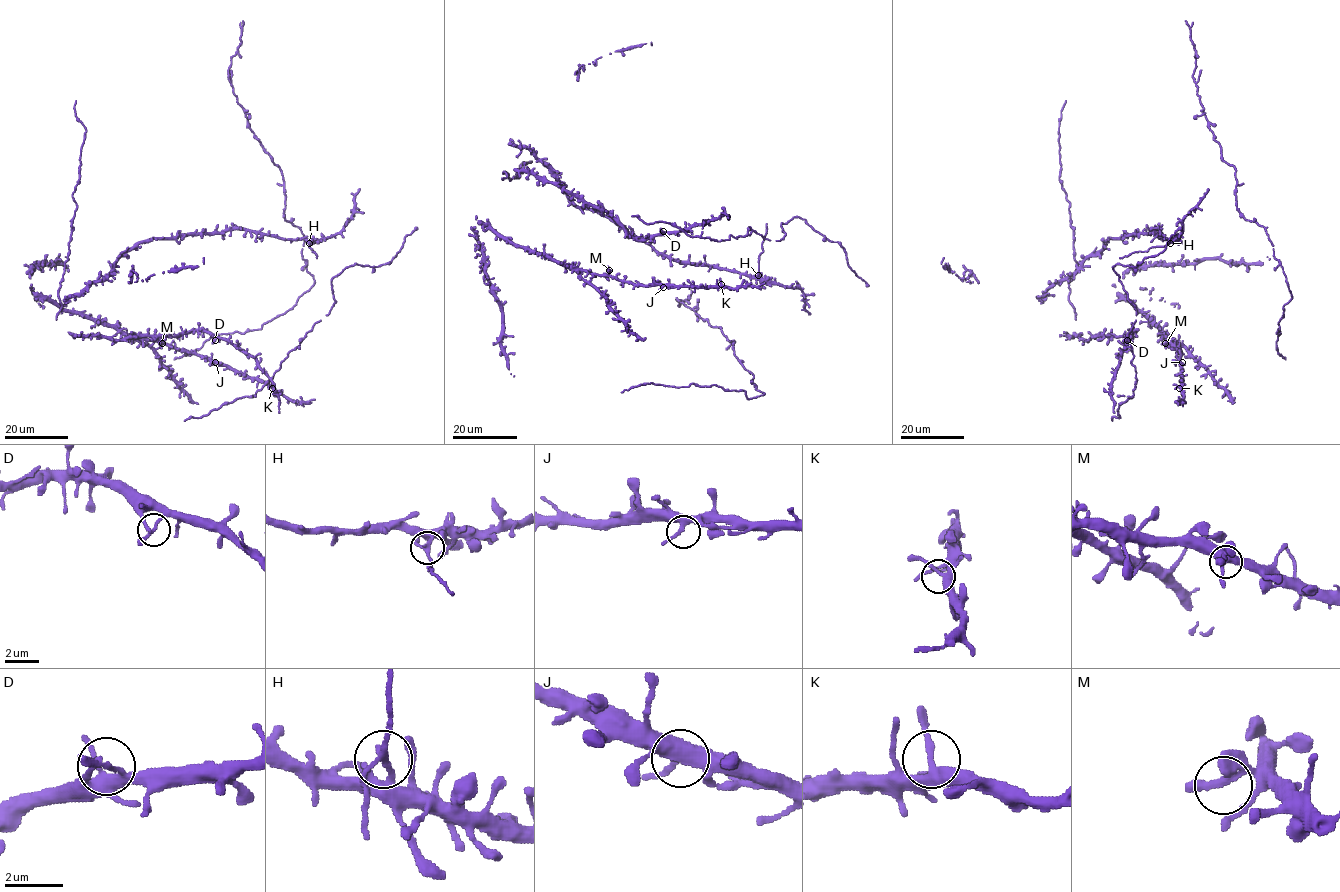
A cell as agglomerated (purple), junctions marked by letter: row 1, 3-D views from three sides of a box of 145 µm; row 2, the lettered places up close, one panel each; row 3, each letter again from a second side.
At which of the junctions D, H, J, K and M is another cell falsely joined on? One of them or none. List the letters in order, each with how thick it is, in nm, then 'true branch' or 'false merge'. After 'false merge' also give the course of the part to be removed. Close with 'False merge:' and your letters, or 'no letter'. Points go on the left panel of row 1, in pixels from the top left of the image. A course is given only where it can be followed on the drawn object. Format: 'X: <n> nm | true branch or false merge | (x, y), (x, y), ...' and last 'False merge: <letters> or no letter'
D: 170 nm | true branch
H: 190 nm | false merge | (308, 243), (317, 257)
J: 300 nm | true branch
K: 320 nm | true branch
M: 220 nm | true branch
False merge: H

